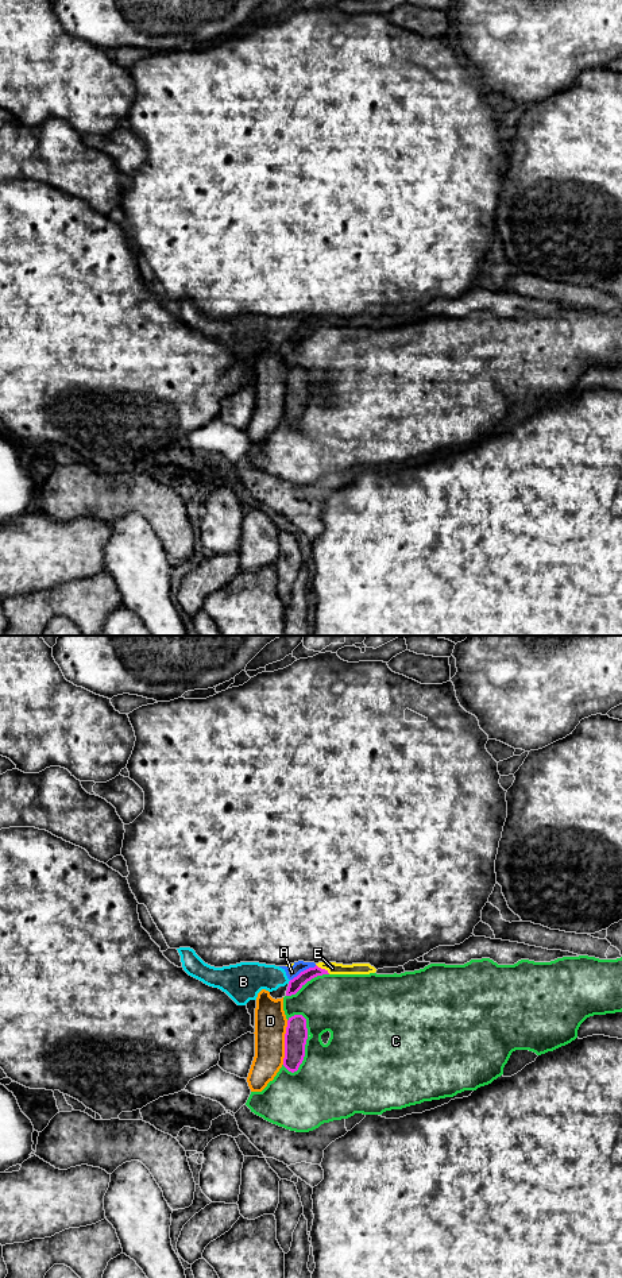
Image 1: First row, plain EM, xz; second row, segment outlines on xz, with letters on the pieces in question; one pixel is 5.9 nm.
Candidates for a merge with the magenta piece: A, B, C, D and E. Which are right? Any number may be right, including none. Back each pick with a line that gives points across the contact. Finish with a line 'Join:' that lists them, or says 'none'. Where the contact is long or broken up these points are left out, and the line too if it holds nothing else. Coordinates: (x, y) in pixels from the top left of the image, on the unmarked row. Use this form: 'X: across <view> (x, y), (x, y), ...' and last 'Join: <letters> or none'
Join: none

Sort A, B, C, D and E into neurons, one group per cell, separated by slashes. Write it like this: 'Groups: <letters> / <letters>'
Groups: A B E / C / D

